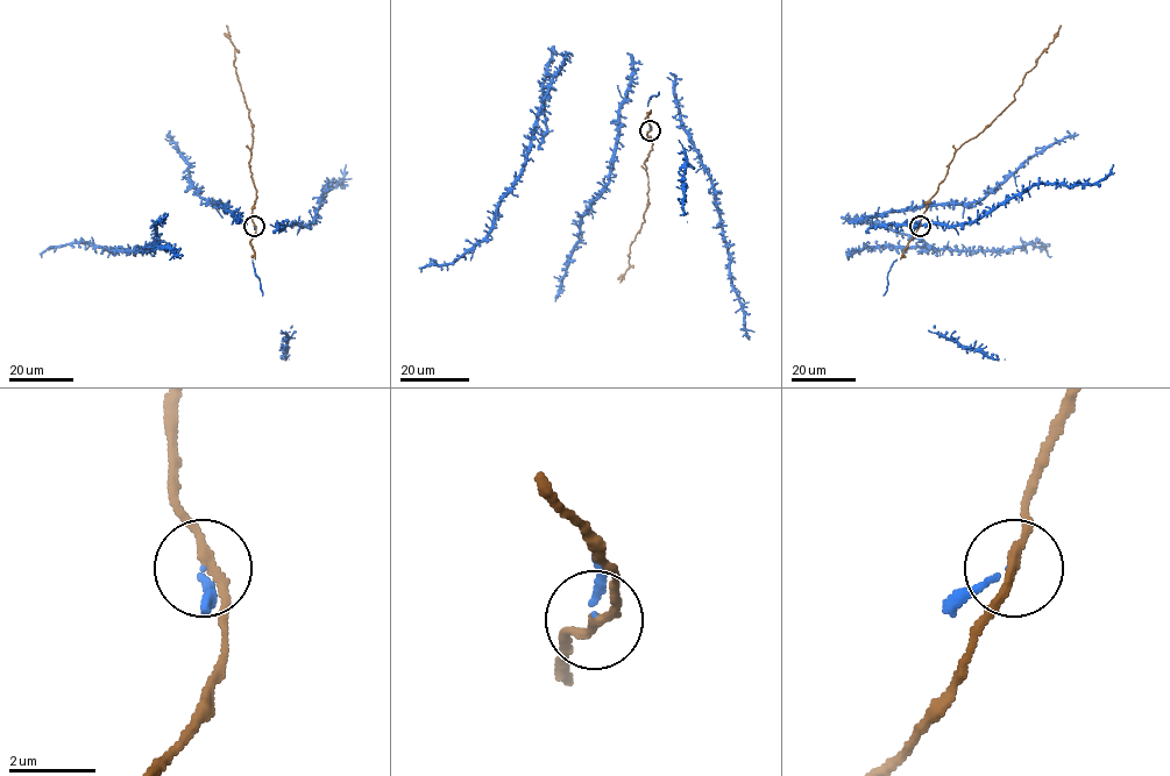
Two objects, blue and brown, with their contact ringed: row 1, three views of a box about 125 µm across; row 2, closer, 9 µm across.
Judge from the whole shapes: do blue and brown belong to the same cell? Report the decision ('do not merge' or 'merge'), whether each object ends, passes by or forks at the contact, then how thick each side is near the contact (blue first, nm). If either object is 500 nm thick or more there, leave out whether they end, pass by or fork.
merge | blue ends | brown passes by | 130/200 nm

